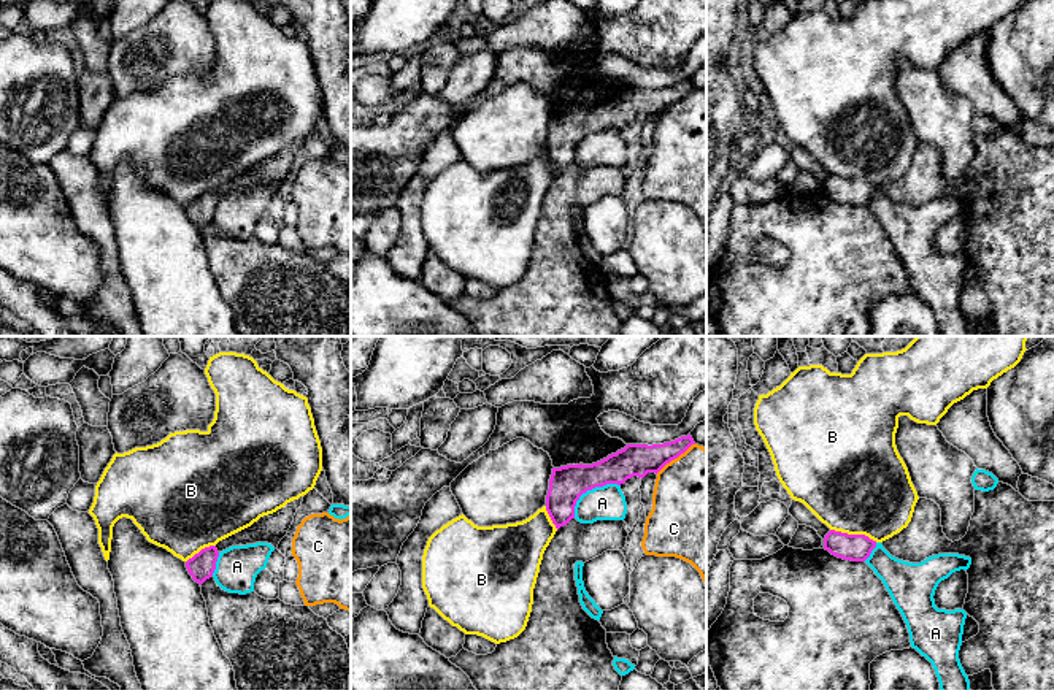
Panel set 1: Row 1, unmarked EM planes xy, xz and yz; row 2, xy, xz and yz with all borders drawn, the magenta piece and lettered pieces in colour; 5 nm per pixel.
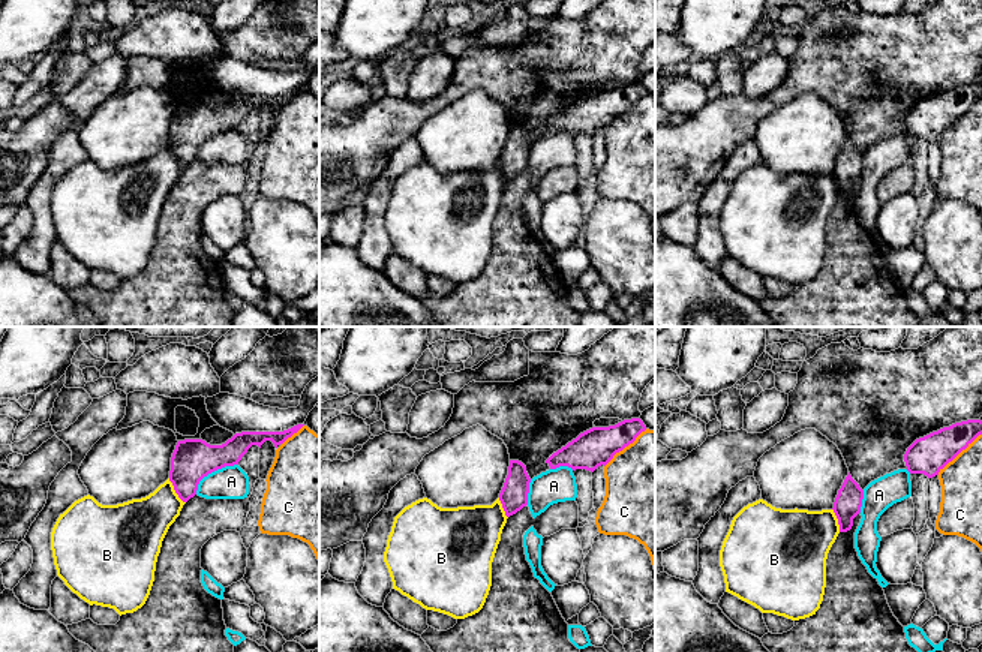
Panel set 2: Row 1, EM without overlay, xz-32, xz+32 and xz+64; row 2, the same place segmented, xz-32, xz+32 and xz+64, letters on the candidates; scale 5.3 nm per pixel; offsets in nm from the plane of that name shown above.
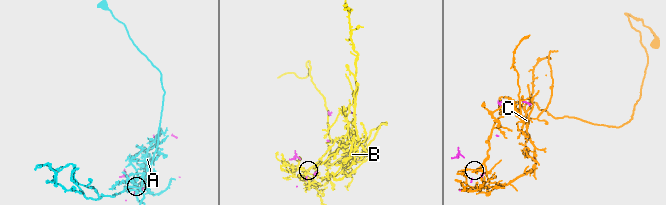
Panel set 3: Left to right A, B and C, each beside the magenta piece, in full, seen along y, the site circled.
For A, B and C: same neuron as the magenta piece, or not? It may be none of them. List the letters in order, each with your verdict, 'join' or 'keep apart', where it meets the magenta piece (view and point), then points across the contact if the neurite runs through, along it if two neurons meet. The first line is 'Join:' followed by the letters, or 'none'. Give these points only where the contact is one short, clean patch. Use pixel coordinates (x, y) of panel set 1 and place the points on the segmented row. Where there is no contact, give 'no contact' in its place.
Join: none
A: keep apart; meets magenta in xz at (589, 489)
B: keep apart; meets magenta in yz at (854, 535)
C: keep apart; meets magenta in xz at (675, 457); border along xz (694, 443), (656, 473)

